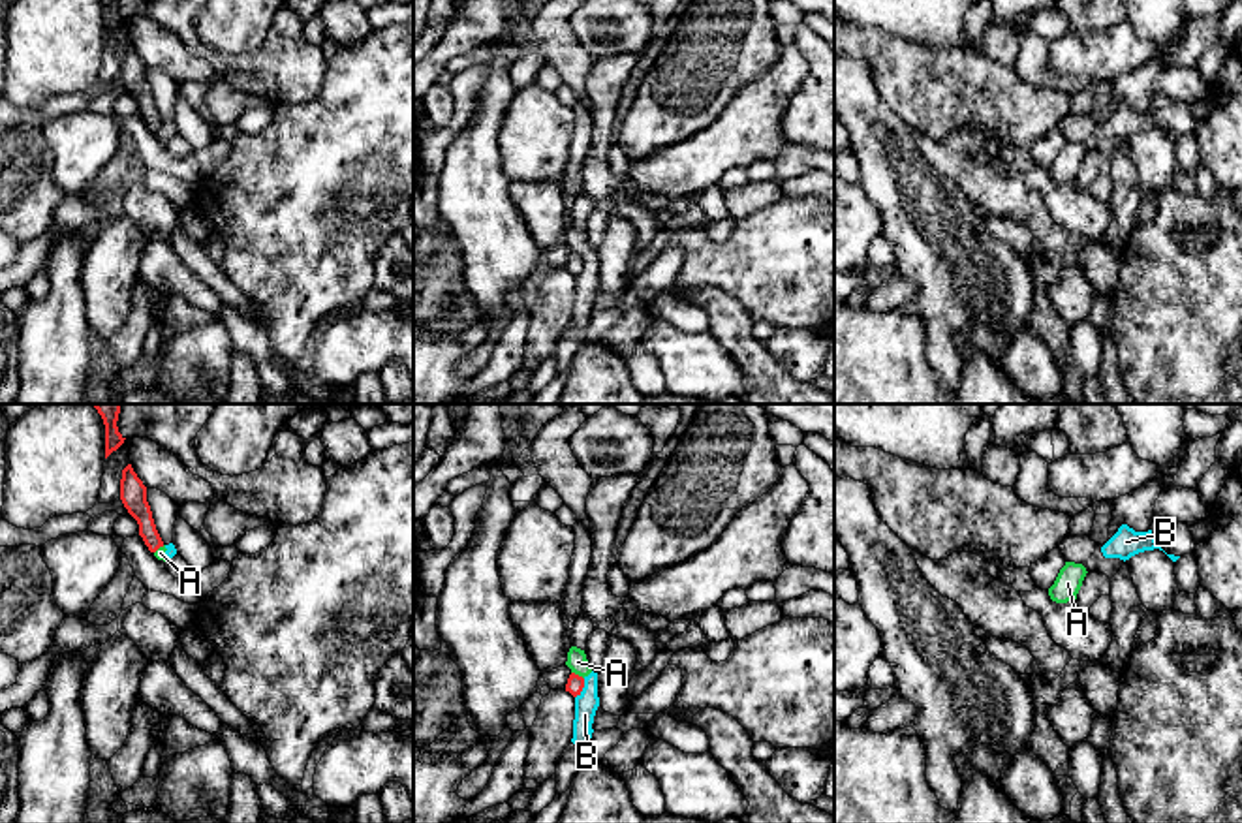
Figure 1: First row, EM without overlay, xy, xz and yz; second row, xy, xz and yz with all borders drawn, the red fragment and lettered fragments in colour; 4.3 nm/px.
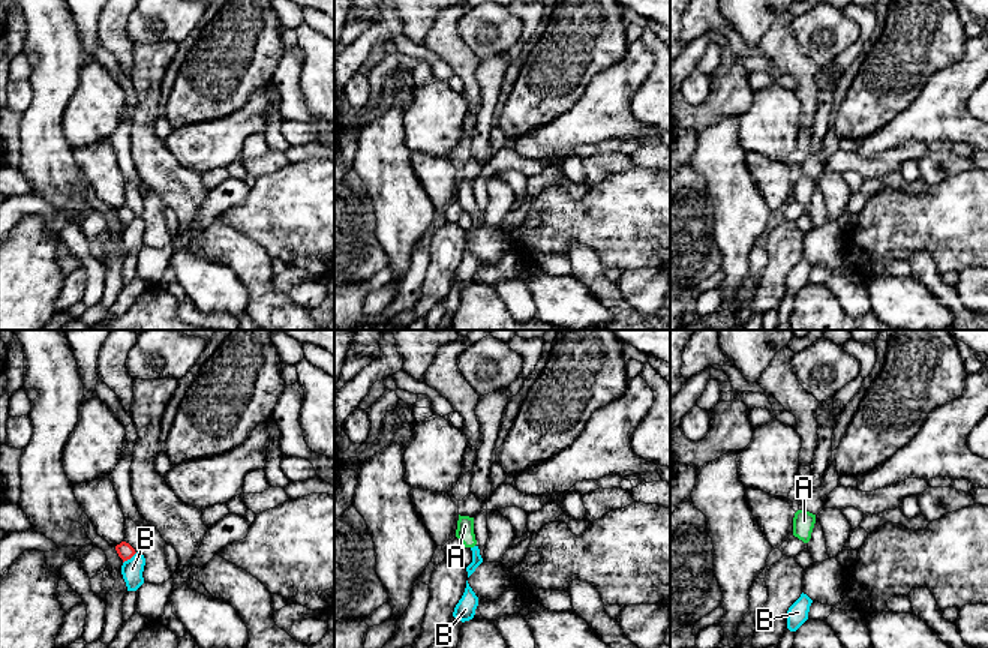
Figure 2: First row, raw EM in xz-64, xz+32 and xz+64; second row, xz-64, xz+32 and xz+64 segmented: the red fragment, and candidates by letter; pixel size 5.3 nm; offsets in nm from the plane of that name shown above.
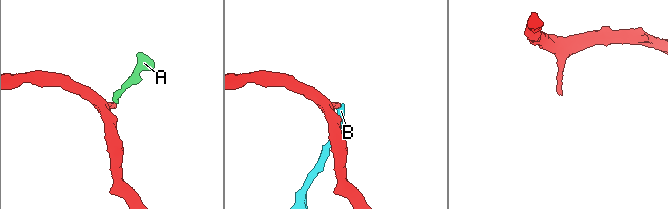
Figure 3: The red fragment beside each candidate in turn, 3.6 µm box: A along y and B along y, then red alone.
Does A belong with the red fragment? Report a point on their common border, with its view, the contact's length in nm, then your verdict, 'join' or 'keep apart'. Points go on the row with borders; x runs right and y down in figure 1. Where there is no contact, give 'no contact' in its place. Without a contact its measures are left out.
xz (577, 675) | 70 nm | keep apart

